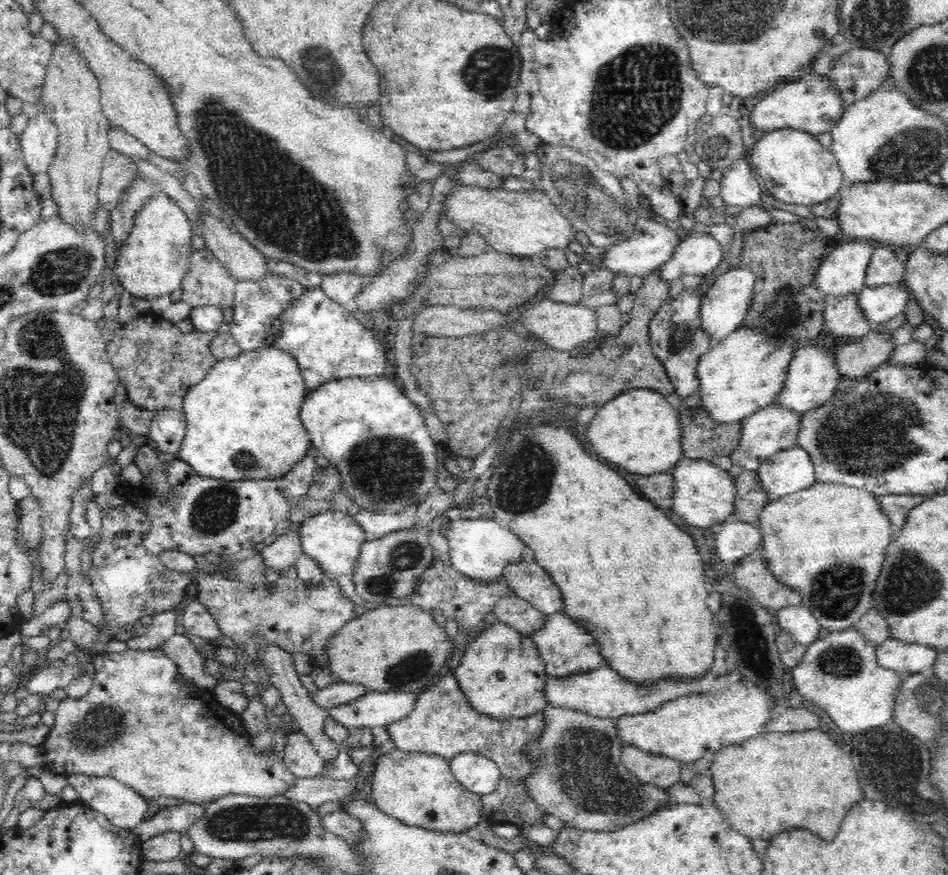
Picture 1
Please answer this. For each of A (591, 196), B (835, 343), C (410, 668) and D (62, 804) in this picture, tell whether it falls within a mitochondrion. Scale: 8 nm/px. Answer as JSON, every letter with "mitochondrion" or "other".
{"A":"mitochondrion","B":"other","C":"mitochondrion","D":"other"}

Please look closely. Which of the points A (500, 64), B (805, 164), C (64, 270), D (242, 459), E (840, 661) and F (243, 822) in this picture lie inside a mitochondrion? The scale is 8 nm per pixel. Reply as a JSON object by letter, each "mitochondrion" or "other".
{"A":"mitochondrion","B":"other","C":"mitochondrion","D":"mitochondrion","E":"mitochondrion","F":"mitochondrion"}

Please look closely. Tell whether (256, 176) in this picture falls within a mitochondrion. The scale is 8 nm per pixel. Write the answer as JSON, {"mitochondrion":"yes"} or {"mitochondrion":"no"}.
{"mitochondrion":"yes"}

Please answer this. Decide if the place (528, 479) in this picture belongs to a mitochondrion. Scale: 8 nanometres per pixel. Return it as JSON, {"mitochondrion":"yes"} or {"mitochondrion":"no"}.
{"mitochondrion":"yes"}

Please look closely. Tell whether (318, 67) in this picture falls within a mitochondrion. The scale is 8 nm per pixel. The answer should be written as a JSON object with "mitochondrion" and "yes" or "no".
{"mitochondrion":"yes"}

